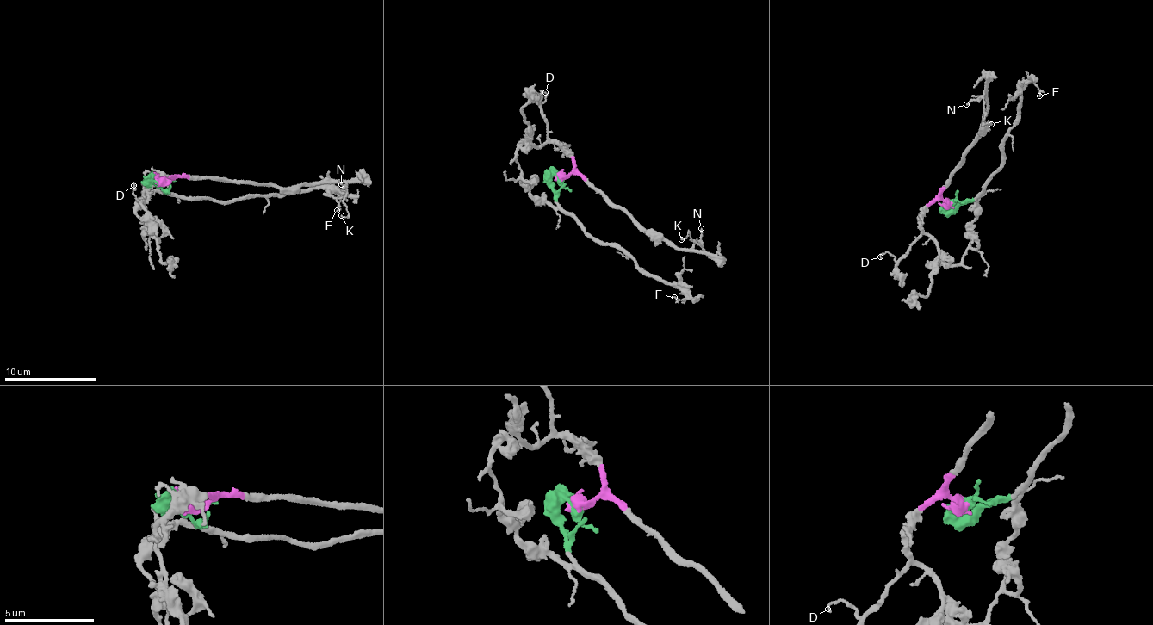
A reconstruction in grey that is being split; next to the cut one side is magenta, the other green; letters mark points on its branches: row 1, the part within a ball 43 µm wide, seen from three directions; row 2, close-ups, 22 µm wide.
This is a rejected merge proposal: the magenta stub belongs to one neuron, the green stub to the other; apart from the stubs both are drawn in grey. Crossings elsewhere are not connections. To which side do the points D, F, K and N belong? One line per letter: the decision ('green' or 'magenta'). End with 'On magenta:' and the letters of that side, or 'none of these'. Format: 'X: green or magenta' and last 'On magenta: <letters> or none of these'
D: magenta
F: green
K: magenta
N: magenta
On magenta: D, K, N

